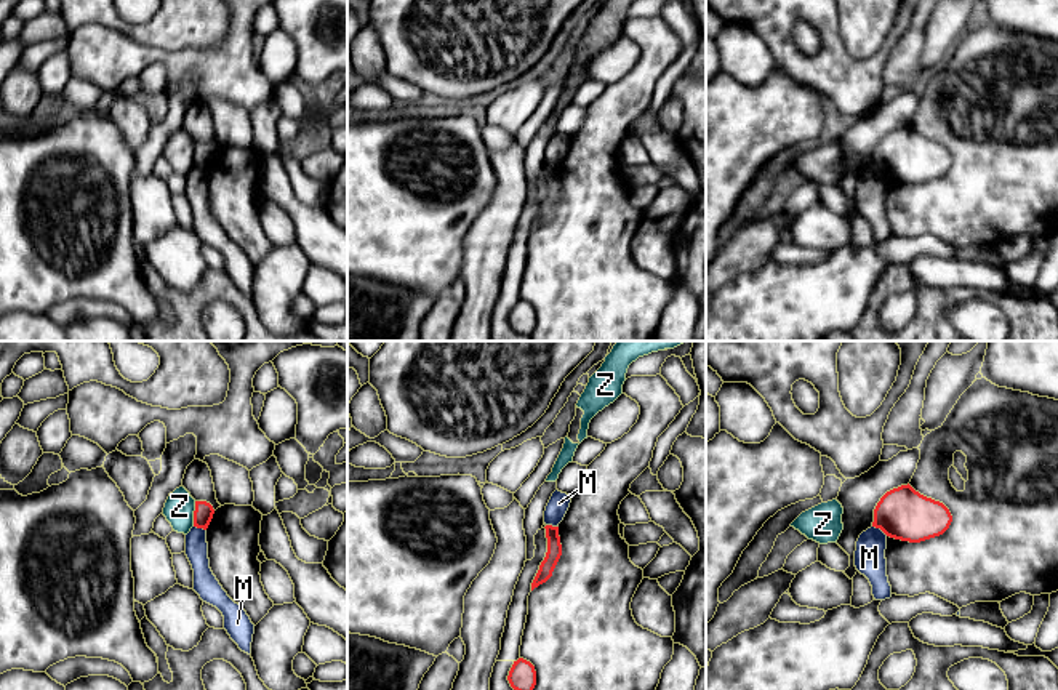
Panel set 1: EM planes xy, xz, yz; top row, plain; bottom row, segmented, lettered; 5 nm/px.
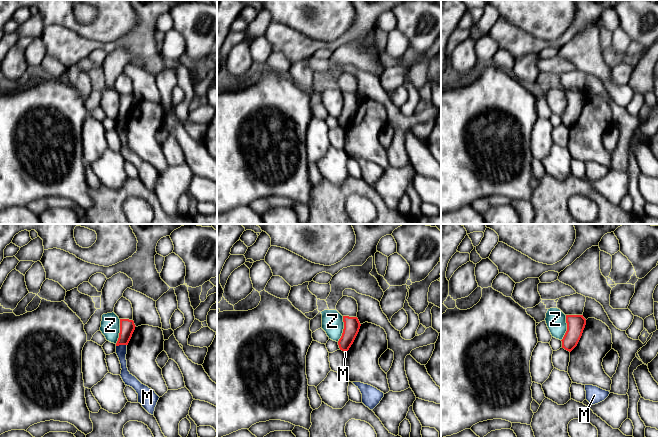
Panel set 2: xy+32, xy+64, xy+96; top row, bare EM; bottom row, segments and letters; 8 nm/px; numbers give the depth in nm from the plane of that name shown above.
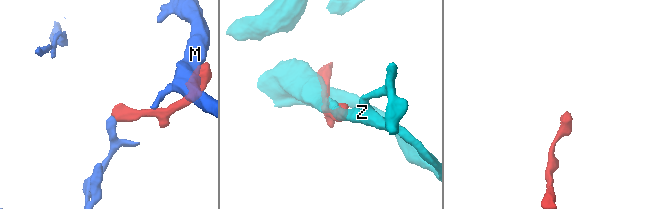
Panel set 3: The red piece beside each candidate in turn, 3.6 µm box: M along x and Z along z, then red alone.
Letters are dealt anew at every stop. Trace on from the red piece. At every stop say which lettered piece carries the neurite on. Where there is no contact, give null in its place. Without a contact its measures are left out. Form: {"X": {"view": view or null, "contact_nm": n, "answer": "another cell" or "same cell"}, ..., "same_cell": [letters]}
{"M": {"view": "yz", "contact_nm": 90, "answer": "another cell"}, "Z": {"view": "xy", "contact_nm": 130, "answer": "another cell"}, "same_cell": []}

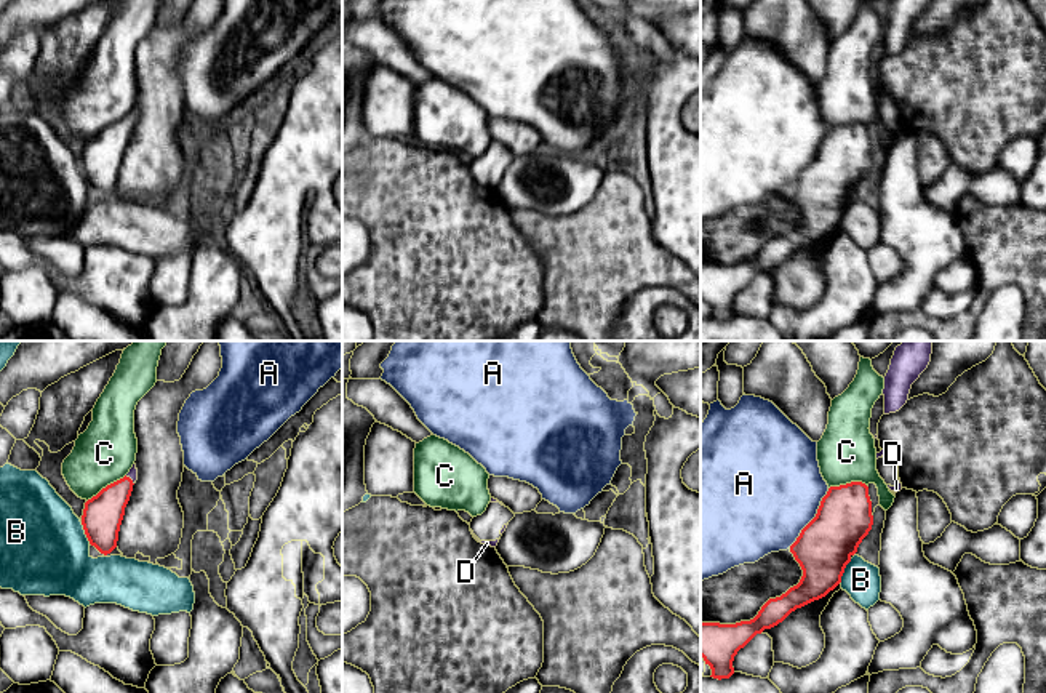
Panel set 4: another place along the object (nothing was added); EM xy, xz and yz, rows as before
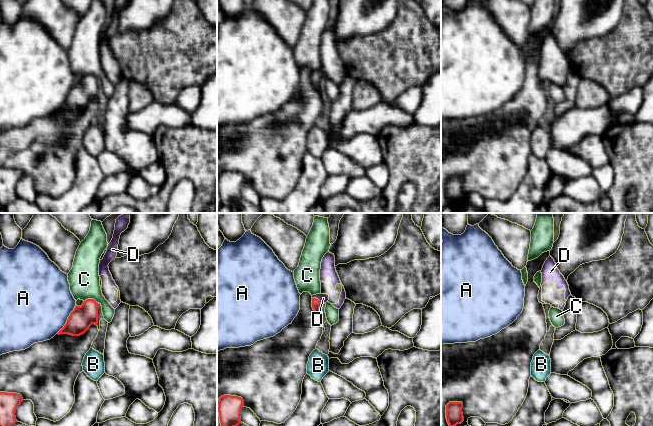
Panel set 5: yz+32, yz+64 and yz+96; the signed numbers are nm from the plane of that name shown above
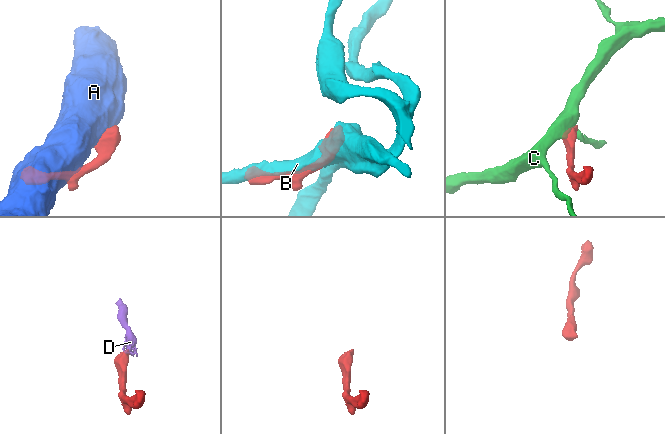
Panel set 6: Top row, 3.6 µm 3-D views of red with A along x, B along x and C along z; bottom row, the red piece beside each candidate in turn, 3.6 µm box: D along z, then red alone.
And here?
{"A": {"view": "yz", "contact_nm": 360, "answer": "another cell"}, "B": {"view": "yz", "contact_nm": 140, "answer": "another cell"}, "C": {"view": "xy", "contact_nm": 240, "answer": "another cell"}, "D": {"view": "xy", "contact_nm": 60, "answer": "same cell"}, "same_cell": ["D"]}

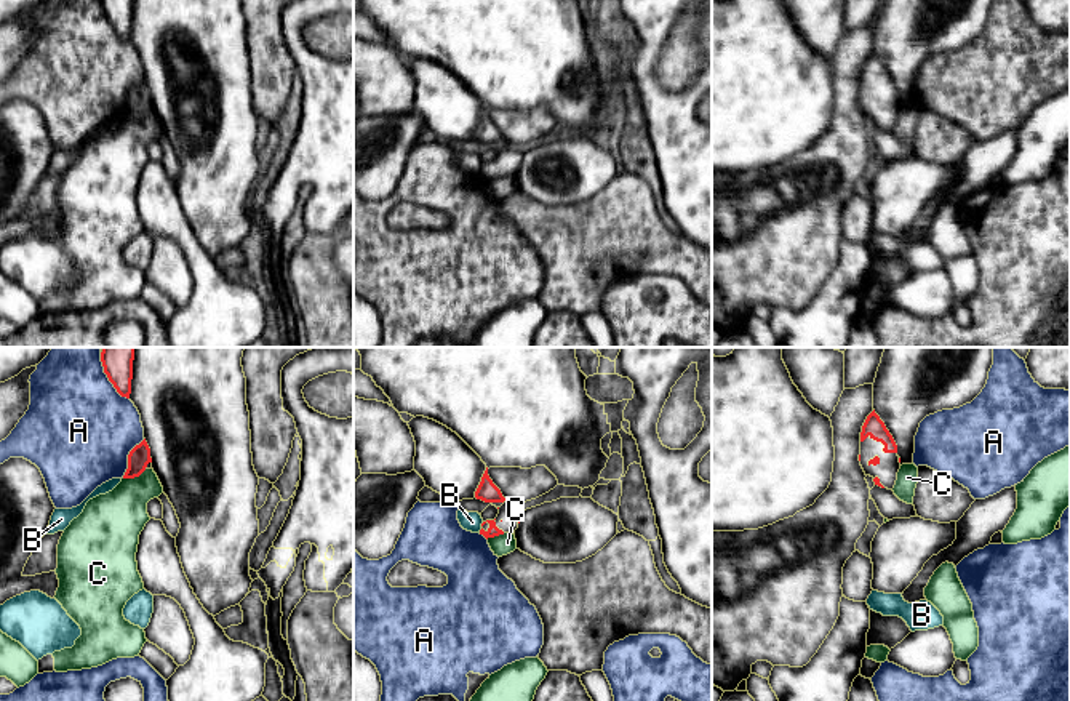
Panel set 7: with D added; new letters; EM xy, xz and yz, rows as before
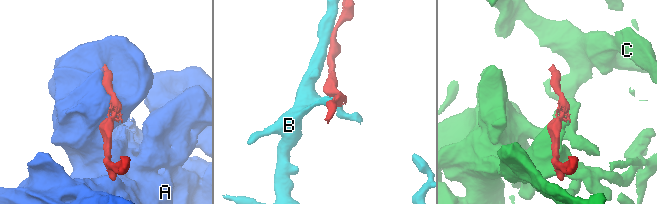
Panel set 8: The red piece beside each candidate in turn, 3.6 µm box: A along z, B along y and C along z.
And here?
{"A": {"view": "xy", "contact_nm": 260, "answer": "another cell"}, "B": {"view": "xz", "contact_nm": 30, "answer": "another cell"}, "C": {"view": "xy", "contact_nm": 130, "answer": "another cell"}, "same_cell": []}

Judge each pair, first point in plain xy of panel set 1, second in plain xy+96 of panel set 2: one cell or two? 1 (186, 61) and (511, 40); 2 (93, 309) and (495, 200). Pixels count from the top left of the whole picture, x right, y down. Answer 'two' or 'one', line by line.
1: one
2: one

